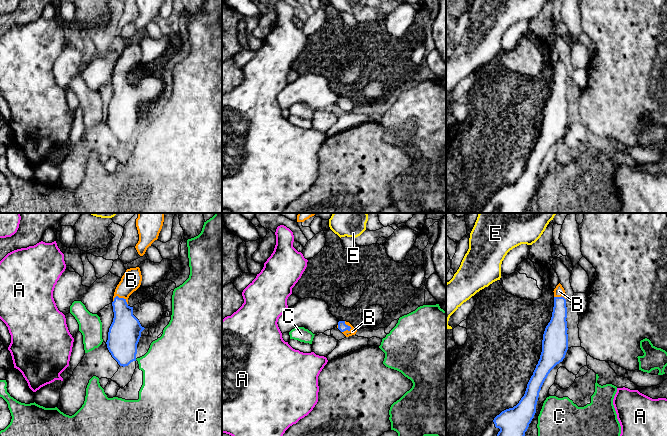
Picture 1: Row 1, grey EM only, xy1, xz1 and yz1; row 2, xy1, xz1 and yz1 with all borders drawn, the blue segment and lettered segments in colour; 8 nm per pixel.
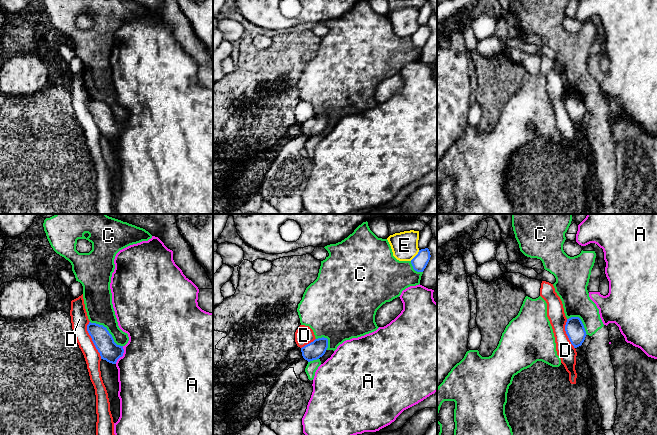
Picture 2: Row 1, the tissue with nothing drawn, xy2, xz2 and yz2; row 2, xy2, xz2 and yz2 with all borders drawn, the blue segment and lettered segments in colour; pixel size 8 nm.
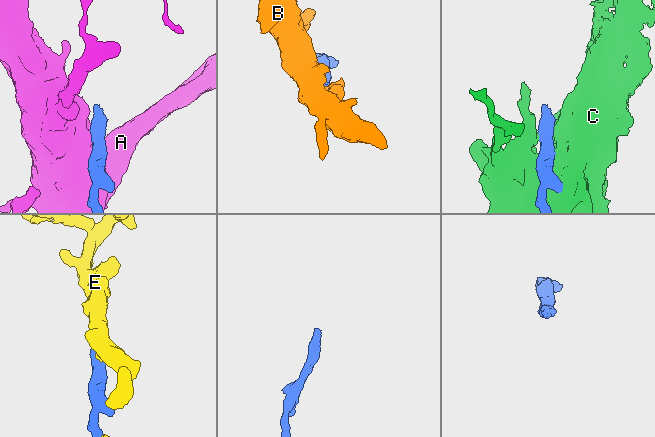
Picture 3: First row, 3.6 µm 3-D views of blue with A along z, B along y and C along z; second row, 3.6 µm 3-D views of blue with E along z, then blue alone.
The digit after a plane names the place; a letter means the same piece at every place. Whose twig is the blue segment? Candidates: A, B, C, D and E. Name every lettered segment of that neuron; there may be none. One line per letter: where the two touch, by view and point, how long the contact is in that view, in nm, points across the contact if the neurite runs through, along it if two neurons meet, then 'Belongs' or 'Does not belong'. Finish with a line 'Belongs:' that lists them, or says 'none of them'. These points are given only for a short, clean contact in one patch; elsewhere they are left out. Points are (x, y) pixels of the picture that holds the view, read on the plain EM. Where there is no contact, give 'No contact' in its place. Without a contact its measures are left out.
A: Touches blue at xy2 (122, 131). Shared border 160 nm. Does not belong
B: Touches blue at xy1 (121, 74). Shared border 130 nm. Path across: xy1 (125, 104), (121, 86), (121, 74), (123, 66), (131, 56). Belongs
C: Touches blue at xy2 (108, 107). Shared border 340 nm. Does not belong
D: Touches blue at xy2 (92, 116). Shared border 320 nm. Boundary: xy2 (89, 97), (87, 108), (101, 134). Does not belong
E: Touches blue at xz2 (416, 31). Shared border 120 nm. Does not belong
Belongs: B

